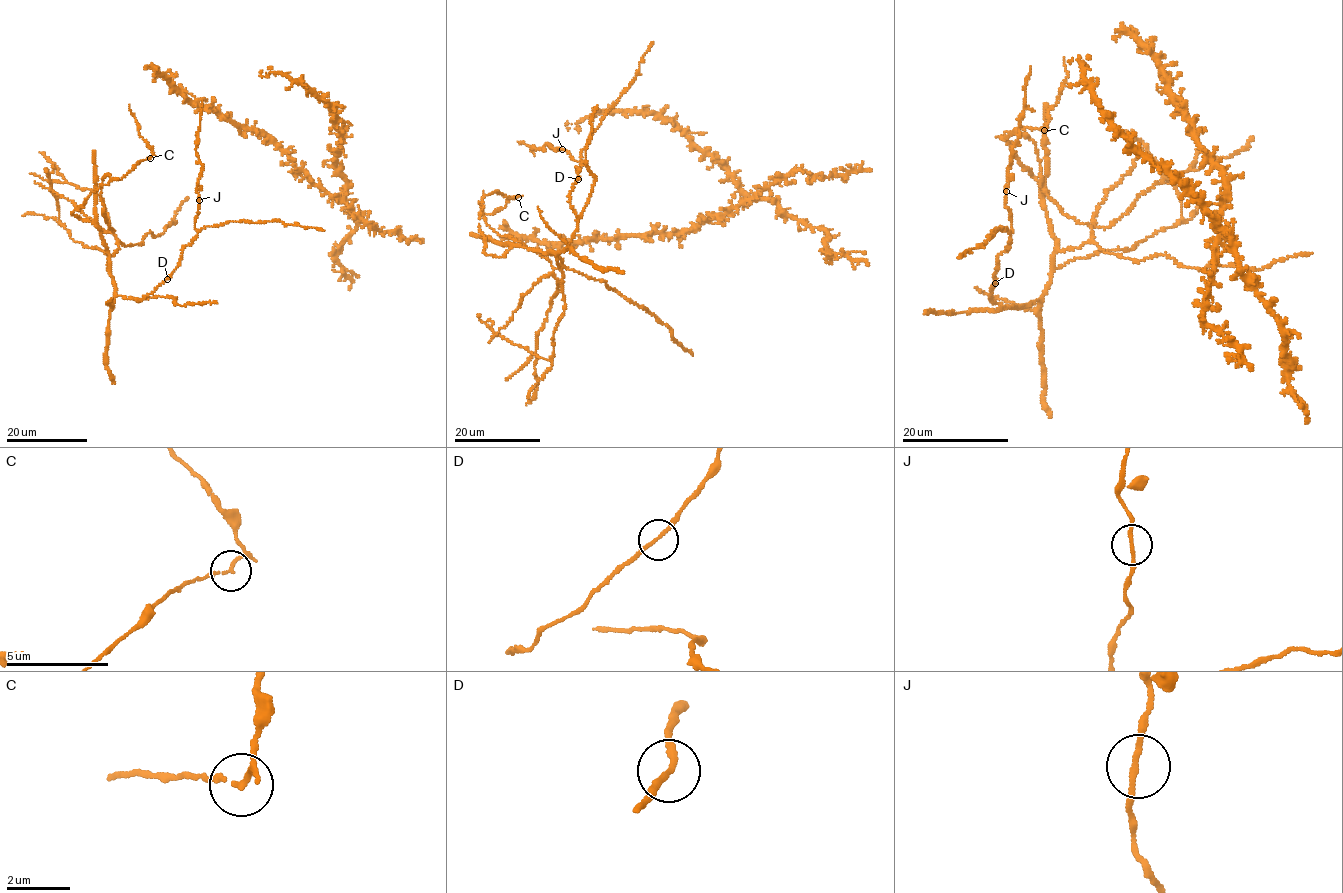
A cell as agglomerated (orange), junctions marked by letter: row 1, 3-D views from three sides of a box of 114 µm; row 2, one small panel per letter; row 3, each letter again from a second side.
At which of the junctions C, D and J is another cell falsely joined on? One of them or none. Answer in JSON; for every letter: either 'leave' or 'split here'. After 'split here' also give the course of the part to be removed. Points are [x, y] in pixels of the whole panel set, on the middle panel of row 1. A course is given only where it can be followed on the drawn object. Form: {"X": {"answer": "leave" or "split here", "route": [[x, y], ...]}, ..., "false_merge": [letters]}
{"C": {"answer": "split here", "route": [[518, 197], [507, 199], [506, 205], [493, 213], [480, 213]]}, "D": {"answer": "leave"}, "J": {"answer": "leave"}, "false_merge": ["C"]}

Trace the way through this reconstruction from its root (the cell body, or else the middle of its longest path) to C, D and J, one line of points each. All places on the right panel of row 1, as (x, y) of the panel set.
C: (1044, 290), (1055, 252), (1092, 238), (1091, 226), (1041, 187), (1035, 143), (1002, 138), (1045, 130)
D: (1044, 290), (1038, 300), (1011, 307), (991, 301), (995, 283)
J: (1044, 290), (1026, 306), (991, 301), (997, 256), (1010, 247), (1006, 191)

